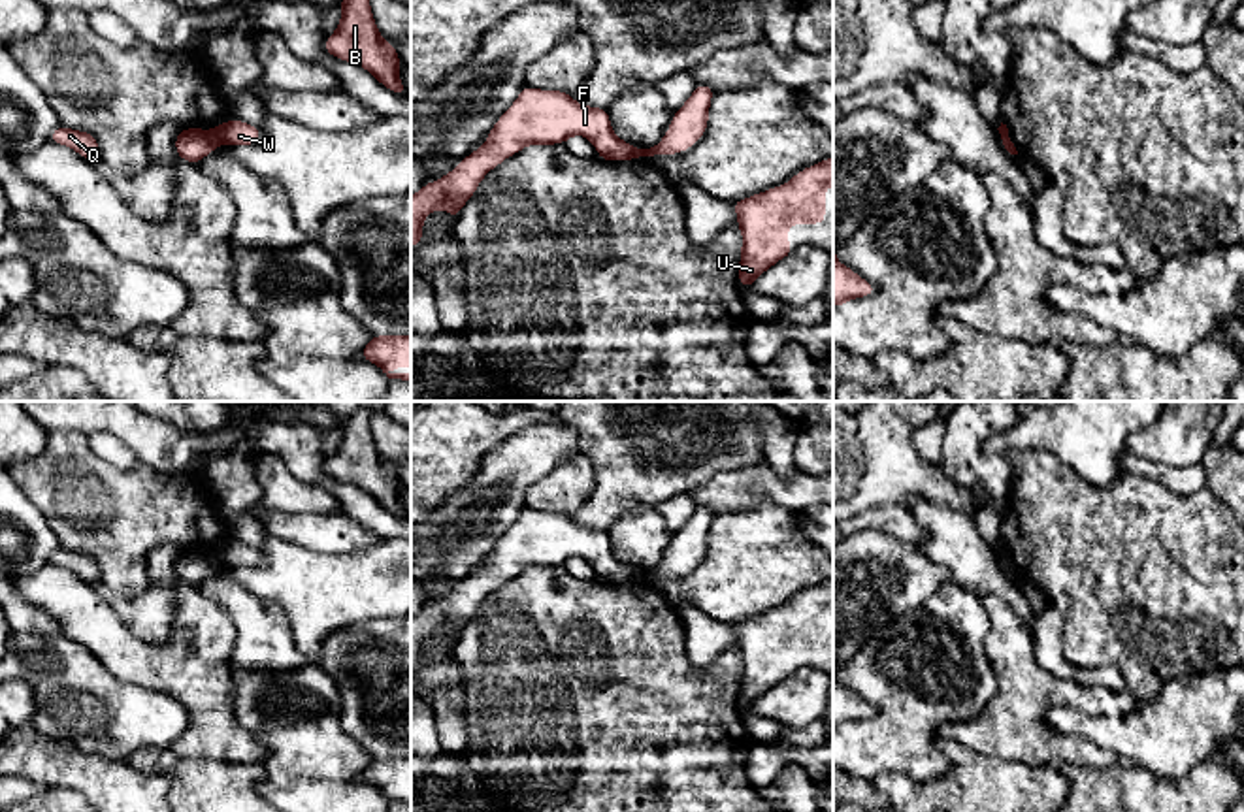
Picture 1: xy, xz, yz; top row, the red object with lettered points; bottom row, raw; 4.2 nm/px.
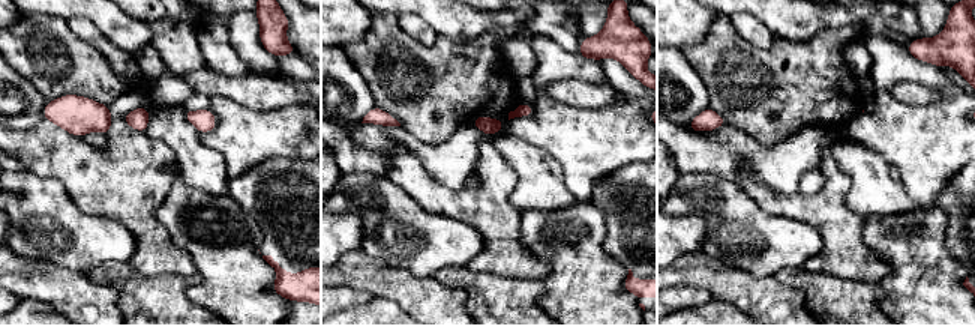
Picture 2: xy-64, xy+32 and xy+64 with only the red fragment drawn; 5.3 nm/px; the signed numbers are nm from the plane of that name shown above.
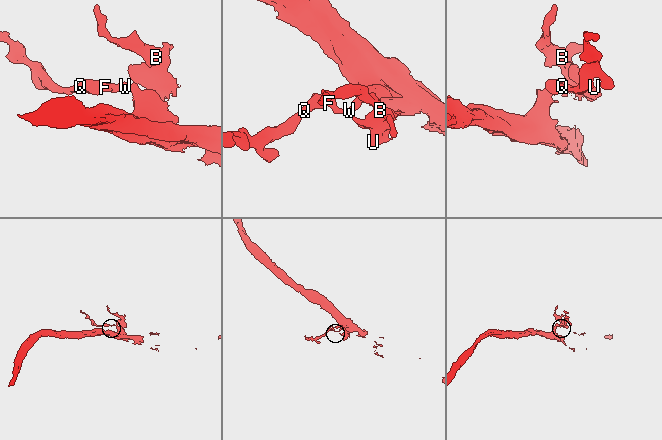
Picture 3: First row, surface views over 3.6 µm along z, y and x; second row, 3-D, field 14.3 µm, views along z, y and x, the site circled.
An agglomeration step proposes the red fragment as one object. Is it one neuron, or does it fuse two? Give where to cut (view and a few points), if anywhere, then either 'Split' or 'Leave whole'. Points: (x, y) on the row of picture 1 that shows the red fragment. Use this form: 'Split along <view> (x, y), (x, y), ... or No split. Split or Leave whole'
Split along xy (212, 132), (219, 144). Split

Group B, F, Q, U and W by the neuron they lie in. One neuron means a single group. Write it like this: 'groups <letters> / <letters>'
groups B U W / F Q

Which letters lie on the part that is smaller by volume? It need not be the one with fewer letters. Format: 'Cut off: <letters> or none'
Cut off: F, Q

